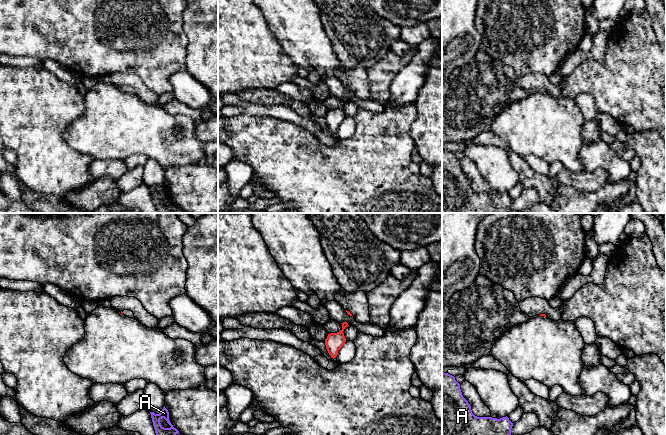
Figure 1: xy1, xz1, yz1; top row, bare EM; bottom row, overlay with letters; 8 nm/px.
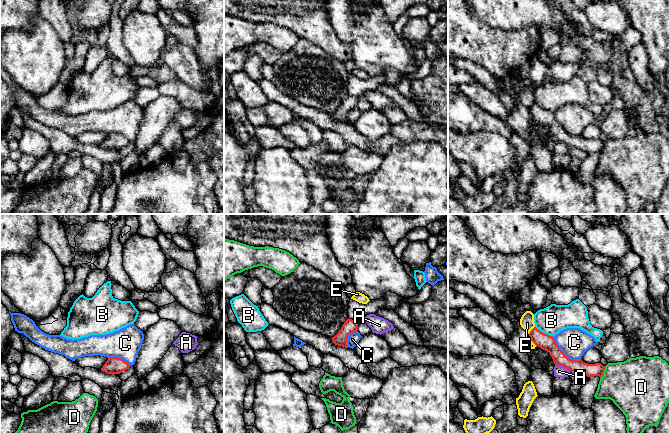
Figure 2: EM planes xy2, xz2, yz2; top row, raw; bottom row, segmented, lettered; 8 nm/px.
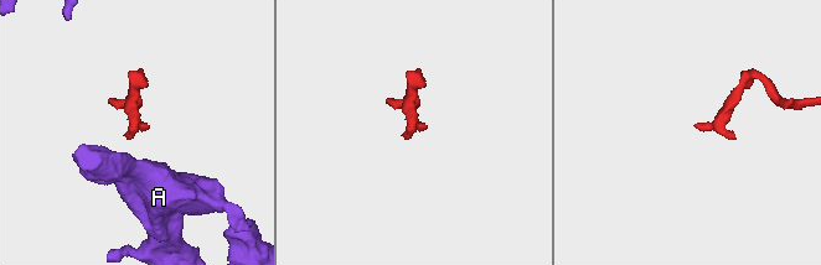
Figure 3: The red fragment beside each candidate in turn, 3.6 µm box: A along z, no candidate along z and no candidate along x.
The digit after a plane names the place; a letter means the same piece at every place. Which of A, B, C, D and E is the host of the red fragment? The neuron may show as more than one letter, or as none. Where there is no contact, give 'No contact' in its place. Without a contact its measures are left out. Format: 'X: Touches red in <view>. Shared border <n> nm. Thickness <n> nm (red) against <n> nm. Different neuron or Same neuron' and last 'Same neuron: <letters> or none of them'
A: Touches red in yz2. Shared border 130 nm. Thickness 130 nm (red) against 100 nm. Different neuron
B: Touches red in yz2. Shared border 180 nm. Thickness 130 nm (red) against 220 nm. Different neuron
C: Touches red in yz2. Shared border 280 nm. Thickness 130 nm (red) against 240 nm. Different neuron
D: Touches red in yz2. Shared border 110 nm. Thickness 110 nm (red) against 400 nm. Different neuron
E: Touches red in yz2. Shared border 80 nm. Thickness 130 nm (red) against 110 nm. Different neuron
Same neuron: none of them

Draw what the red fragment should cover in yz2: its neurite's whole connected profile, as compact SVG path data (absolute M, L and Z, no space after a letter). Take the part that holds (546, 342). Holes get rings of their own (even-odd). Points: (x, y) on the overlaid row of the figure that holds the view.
M534 327L529 333L531 341L541 349L547 351L553 359L556 366L563 366L569 371L580 372L587 377L603 376L605 366L601 363L588 364L579 360L569 359L557 346L553 336L545 334Z

